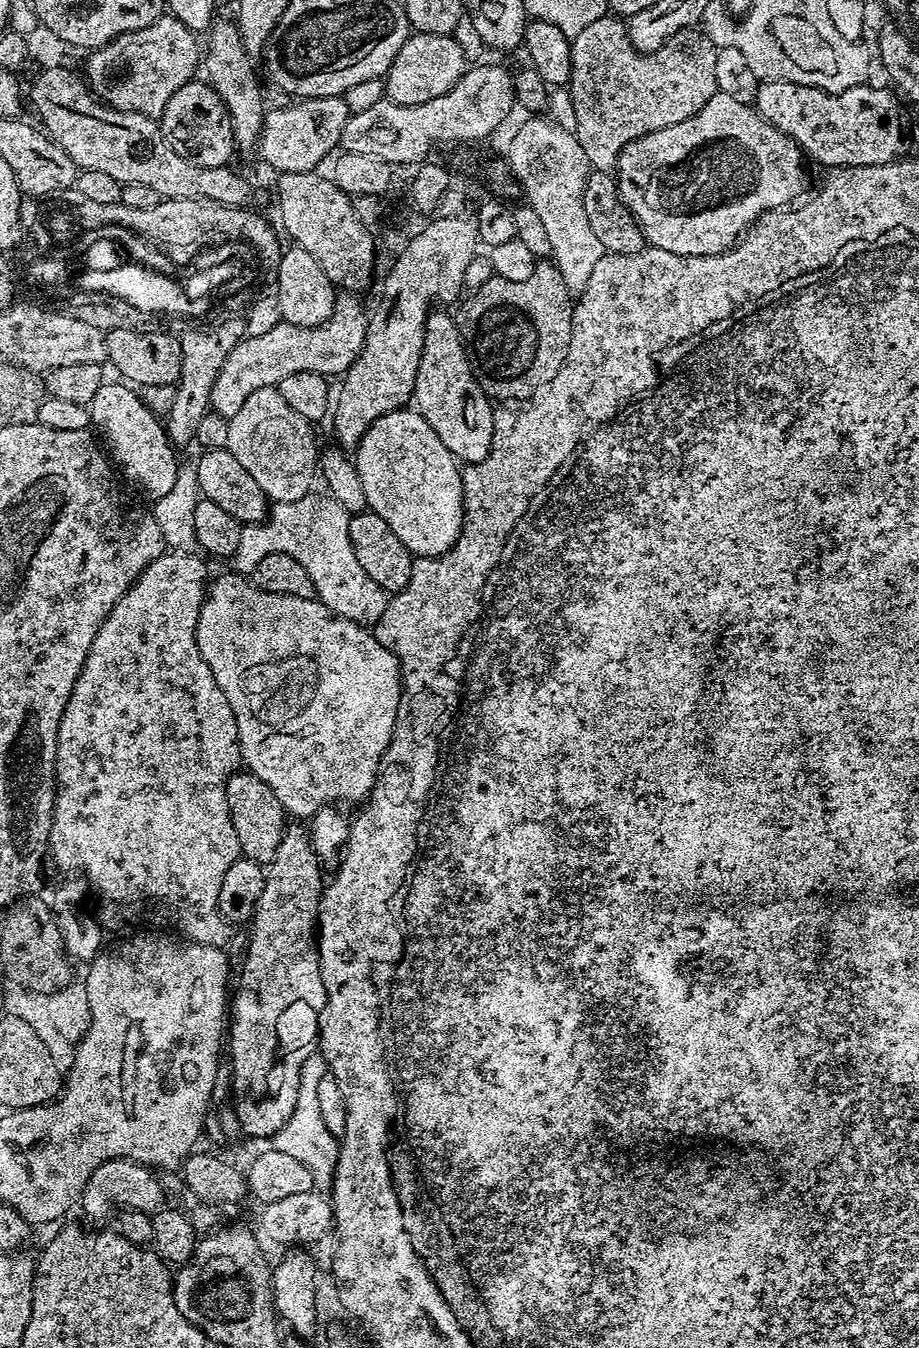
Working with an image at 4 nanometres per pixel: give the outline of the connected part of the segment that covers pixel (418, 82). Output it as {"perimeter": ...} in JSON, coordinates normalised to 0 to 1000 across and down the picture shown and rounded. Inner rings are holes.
{"perimeter":[[[448,24],[437,37],[433,37],[433,43],[424,49],[420,57],[420,71],[431,77],[450,79],[459,76],[468,76],[468,73],[477,73],[485,70],[505,57],[511,45],[505,42],[505,36],[496,30],[495,26],[459,25]]]}

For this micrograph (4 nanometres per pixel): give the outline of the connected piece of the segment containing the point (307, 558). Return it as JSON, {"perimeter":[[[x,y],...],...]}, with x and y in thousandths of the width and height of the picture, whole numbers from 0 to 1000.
{"perimeter":[[[356,366],[344,367],[336,367],[333,371],[333,375],[335,374],[336,378],[339,379],[339,386],[335,389],[335,401],[329,401],[326,407],[324,407],[329,420],[333,422],[333,426],[337,426],[337,432],[342,432],[344,442],[348,447],[356,450],[363,455],[383,460],[387,463],[408,464],[420,453],[424,444],[423,440],[418,439],[416,435],[411,435],[411,432],[407,432],[407,429],[403,429],[403,426],[398,426],[398,423],[394,423],[390,413],[385,411],[385,405],[379,395],[380,384],[372,379],[368,372],[362,371]]]}

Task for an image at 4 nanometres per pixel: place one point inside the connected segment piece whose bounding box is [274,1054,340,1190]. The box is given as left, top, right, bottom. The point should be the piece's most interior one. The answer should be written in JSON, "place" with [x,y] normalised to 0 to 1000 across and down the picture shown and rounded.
{"place":[332,843]}

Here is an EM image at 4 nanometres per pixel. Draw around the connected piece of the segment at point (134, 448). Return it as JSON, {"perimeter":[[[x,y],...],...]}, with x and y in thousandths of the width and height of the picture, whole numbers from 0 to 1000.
{"perimeter":[[[114,283],[107,292],[102,292],[98,300],[98,312],[102,318],[104,315],[103,320],[111,326],[113,323],[116,338],[129,352],[140,360],[144,358],[155,367],[162,368],[162,372],[168,372],[176,369],[176,366],[185,366],[189,361],[194,335],[183,323],[180,312],[161,302],[147,287],[129,284]]]}

